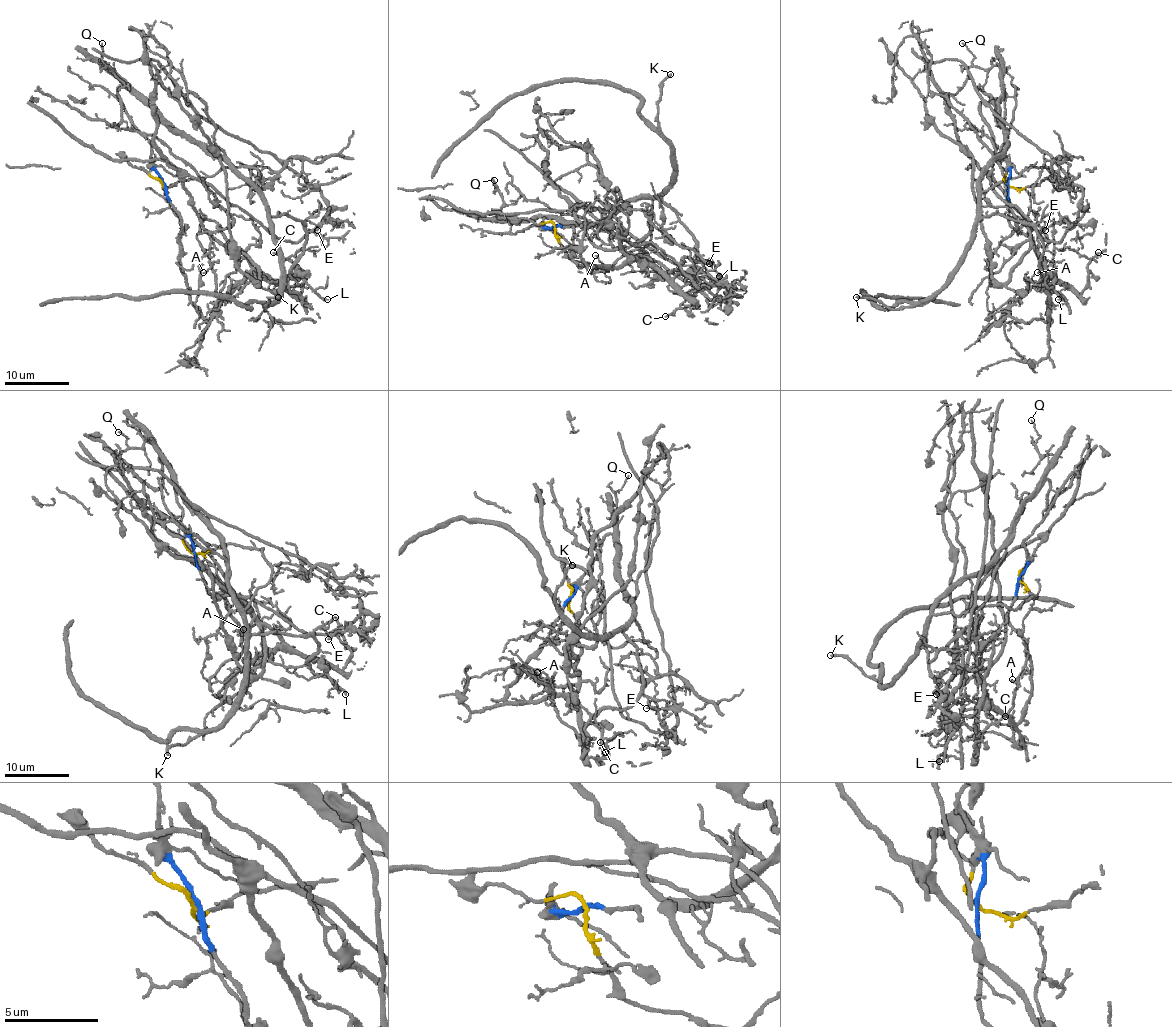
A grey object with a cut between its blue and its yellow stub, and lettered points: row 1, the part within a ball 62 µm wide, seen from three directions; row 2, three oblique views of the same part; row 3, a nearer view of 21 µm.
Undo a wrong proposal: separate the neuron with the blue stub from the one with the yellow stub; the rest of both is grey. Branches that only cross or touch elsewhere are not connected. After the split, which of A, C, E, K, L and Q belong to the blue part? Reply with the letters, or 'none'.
A, C, E, L

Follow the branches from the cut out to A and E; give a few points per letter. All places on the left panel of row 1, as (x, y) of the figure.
A: (162, 184), (182, 224), (188, 299), (207, 318), (219, 302), (214, 270), (211, 265), (203, 273)
E: (162, 184), (206, 318), (251, 263), (204, 227), (186, 175), (285, 240), (331, 211), (316, 231)

